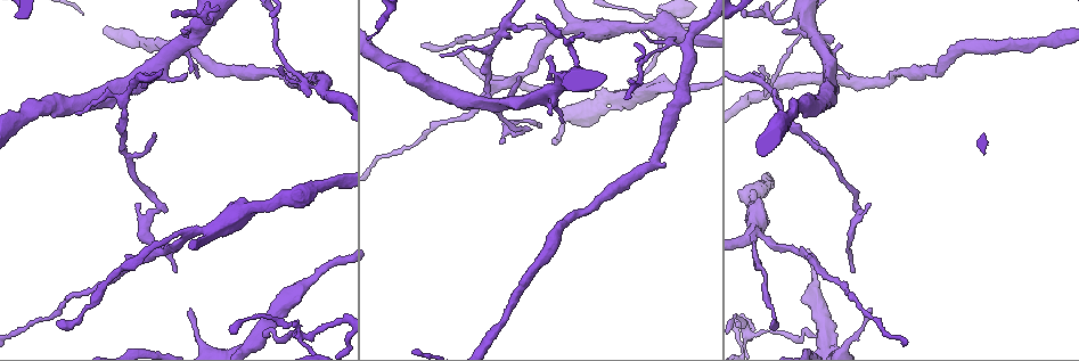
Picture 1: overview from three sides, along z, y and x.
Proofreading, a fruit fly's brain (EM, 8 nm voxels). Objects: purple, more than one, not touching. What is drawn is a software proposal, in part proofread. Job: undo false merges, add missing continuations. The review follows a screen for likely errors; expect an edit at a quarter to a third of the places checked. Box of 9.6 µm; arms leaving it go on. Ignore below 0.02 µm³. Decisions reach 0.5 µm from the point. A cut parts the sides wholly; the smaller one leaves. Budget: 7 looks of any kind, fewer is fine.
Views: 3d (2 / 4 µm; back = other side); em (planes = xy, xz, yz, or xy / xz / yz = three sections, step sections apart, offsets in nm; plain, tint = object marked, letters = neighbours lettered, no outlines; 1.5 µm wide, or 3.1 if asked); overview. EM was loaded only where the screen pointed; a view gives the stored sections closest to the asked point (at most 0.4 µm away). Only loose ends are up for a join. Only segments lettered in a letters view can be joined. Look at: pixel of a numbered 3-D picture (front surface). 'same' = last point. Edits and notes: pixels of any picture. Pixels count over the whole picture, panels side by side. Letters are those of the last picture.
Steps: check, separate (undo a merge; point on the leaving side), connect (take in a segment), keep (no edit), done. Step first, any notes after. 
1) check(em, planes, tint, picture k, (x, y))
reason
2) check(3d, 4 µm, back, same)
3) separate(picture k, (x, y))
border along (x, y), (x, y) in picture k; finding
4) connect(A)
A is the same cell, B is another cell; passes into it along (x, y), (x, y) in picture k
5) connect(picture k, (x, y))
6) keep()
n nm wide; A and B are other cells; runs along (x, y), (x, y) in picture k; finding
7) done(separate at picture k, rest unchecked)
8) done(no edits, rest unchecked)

check(em, planes, plain, picture 1, (527, 26))
an open end

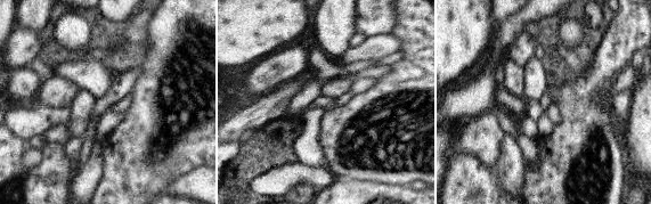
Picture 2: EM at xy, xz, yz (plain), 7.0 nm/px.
check(em, planes, letters, same)

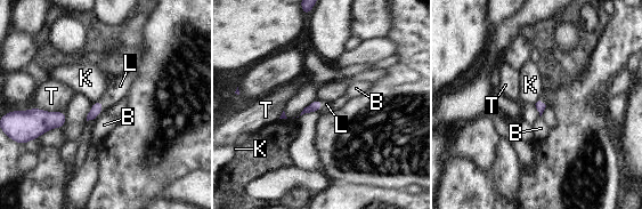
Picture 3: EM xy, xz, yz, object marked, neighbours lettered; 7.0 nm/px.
connect(L)
T touches over 220 nm; L is the same cell, B, K and T are other cells; the neuron continues

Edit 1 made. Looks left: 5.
check(overview)
see it whole again

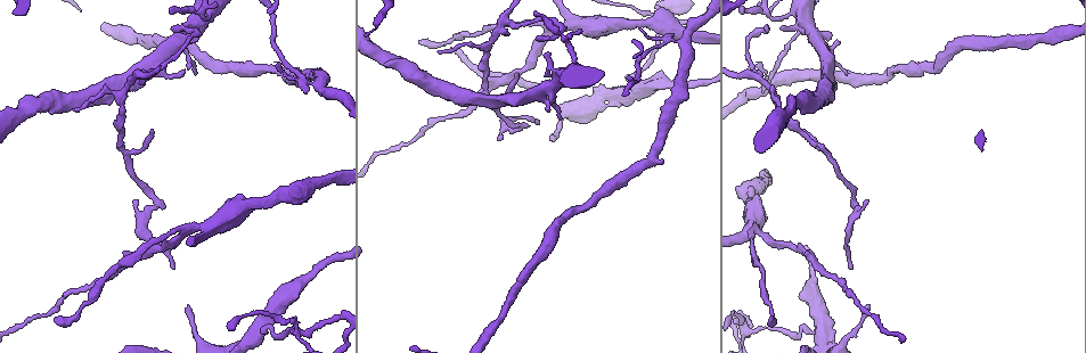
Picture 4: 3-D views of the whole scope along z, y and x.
check(3d, 4 µm, picture 4, (440, 51))

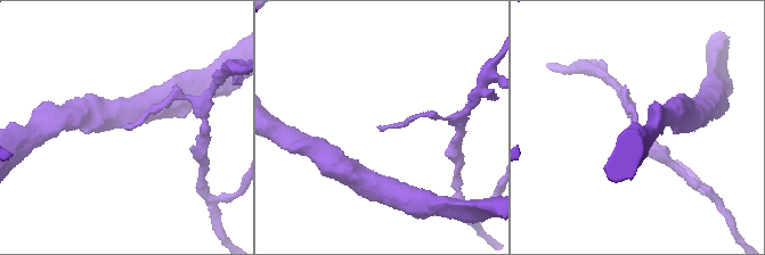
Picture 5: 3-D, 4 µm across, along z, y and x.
check(em, planes, tint, picture 5, (379, 126))

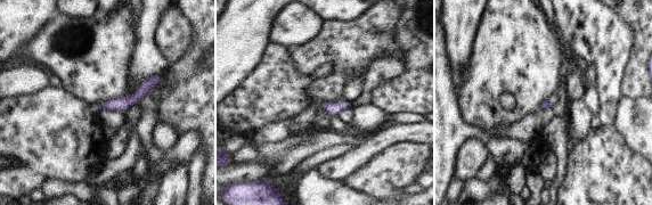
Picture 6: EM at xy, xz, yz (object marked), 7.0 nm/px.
check(em, planes, letters, same)

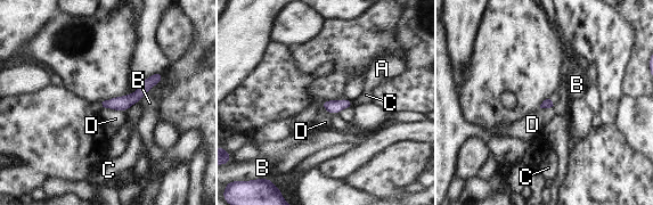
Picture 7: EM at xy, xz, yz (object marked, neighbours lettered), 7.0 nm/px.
keep()
A, B, C and D are other cells; none of them fits

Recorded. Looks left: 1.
done(connect at picture 3, rest unchecked)

